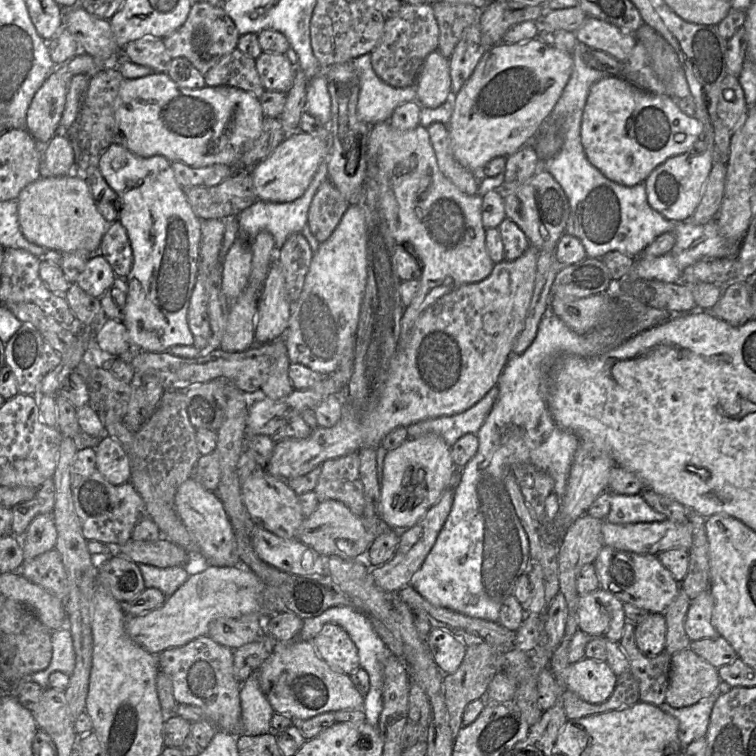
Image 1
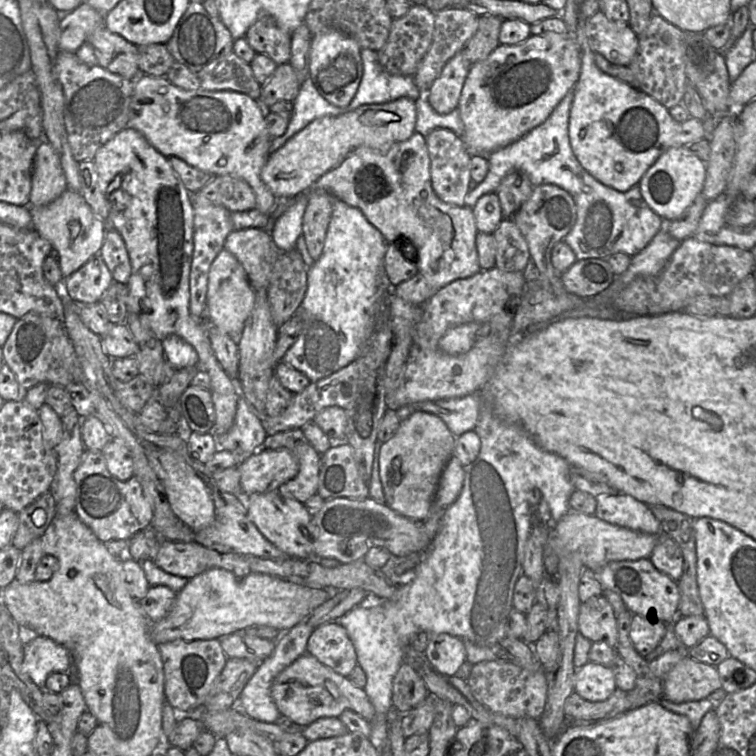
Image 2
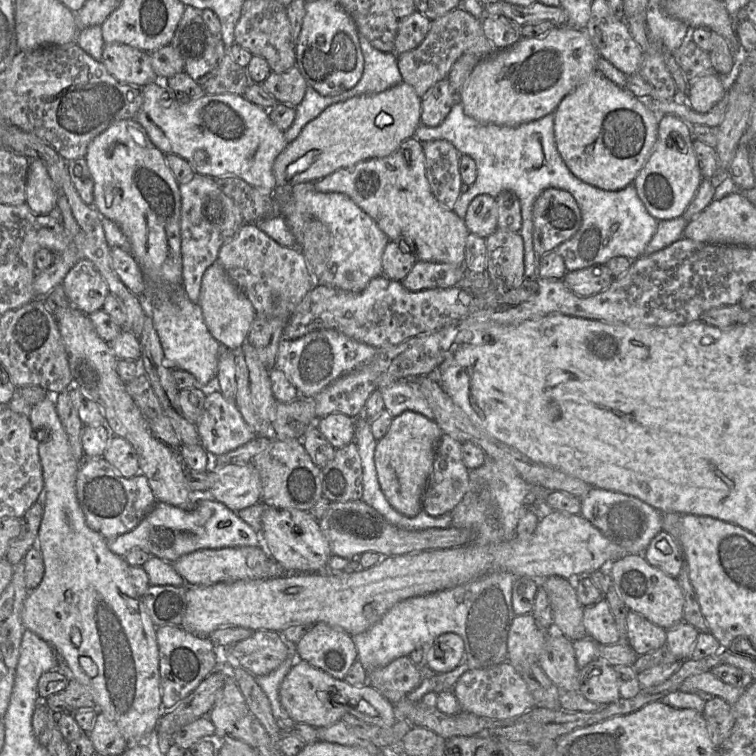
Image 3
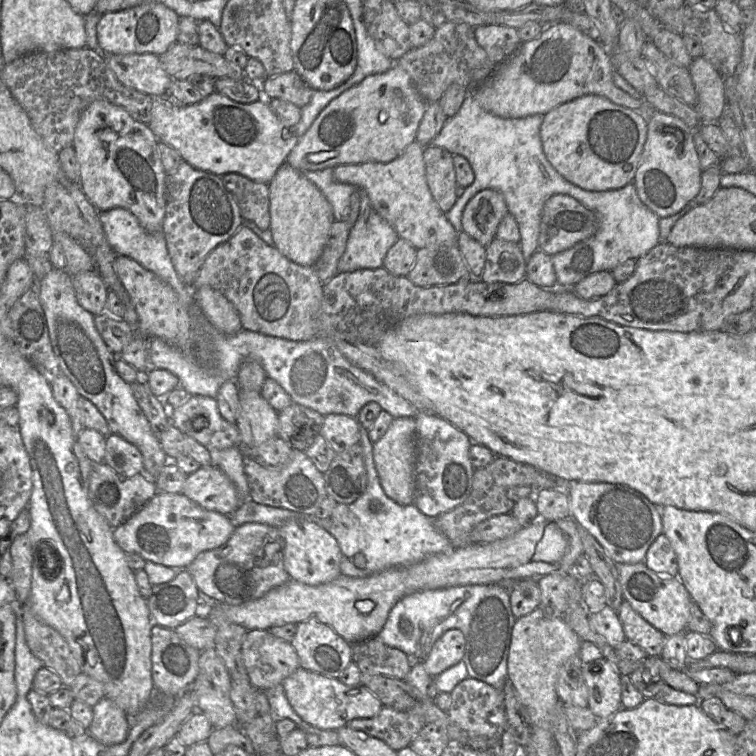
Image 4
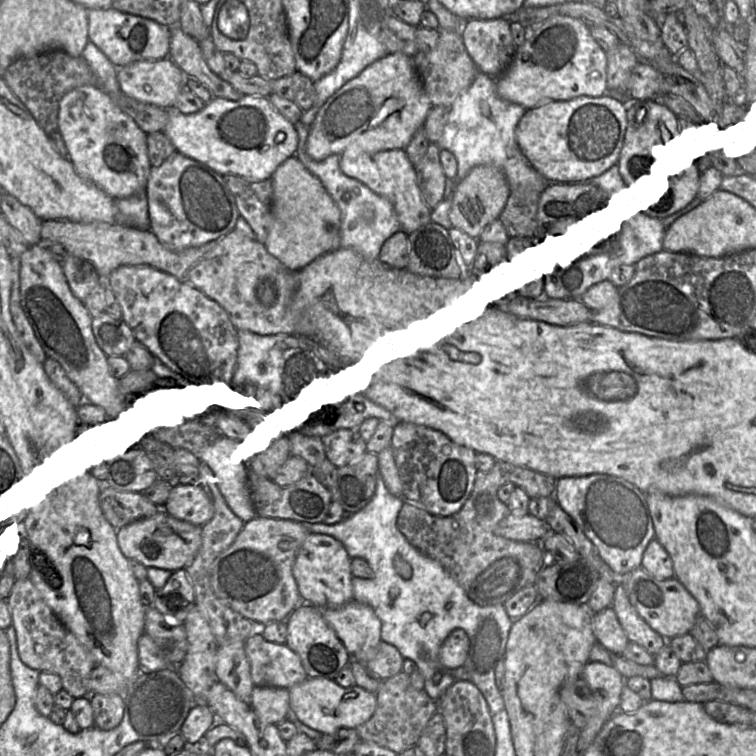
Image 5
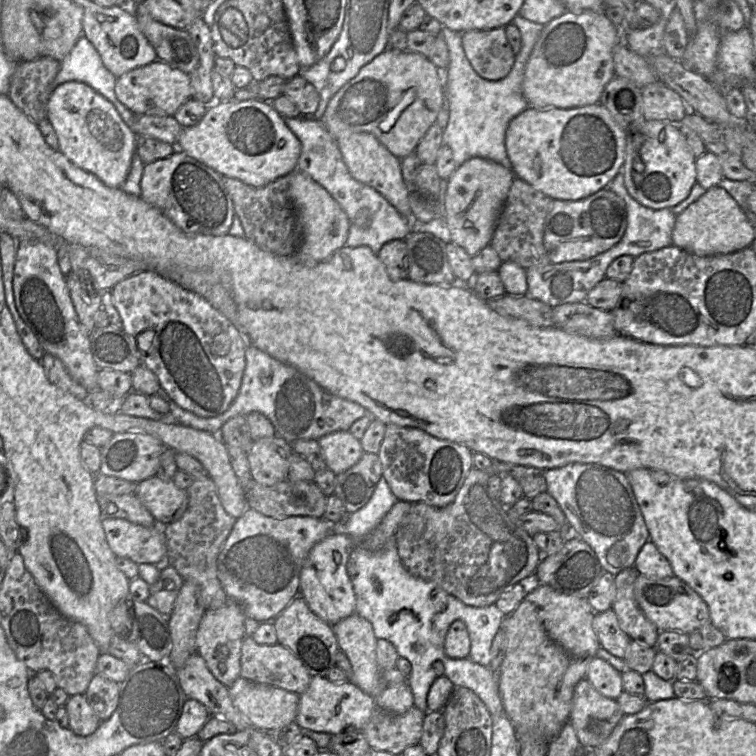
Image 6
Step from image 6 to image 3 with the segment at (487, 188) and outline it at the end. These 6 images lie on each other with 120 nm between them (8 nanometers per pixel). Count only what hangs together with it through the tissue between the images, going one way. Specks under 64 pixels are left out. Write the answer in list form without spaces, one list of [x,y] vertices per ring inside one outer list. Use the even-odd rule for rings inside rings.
[[[487,194],[476,196],[468,206],[464,221],[469,233],[486,239],[497,229],[496,199]]]

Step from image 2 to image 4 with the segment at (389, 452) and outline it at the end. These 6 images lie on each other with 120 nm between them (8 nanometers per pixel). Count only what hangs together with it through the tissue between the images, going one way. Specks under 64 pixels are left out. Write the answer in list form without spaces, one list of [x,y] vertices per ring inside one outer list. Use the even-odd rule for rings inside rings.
[[[413,417],[394,418],[386,433],[373,447],[380,484],[385,494],[400,505],[414,503],[415,435],[416,422]]]

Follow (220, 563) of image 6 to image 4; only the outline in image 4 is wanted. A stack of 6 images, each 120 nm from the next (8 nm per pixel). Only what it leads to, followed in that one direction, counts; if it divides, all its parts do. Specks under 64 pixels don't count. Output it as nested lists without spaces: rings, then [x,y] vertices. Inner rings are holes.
[[[246,523],[235,527],[228,541],[219,548],[199,554],[186,568],[193,577],[205,603],[241,605],[259,599],[275,587],[290,580],[284,567],[284,541],[278,527]]]

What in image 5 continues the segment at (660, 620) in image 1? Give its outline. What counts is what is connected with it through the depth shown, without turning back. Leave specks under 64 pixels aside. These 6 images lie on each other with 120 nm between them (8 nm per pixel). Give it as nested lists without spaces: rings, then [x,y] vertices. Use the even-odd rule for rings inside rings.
[[[621,580],[616,583],[611,608],[615,611],[630,642],[643,647],[653,656],[657,655],[667,645],[668,641],[651,629],[630,604]]]

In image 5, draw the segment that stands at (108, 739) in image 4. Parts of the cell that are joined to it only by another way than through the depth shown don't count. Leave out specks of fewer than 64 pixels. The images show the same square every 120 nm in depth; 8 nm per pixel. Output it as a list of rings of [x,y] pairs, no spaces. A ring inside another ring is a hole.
[[[92,694],[89,700],[95,727],[101,730],[111,730],[121,723],[124,715],[122,694]]]

